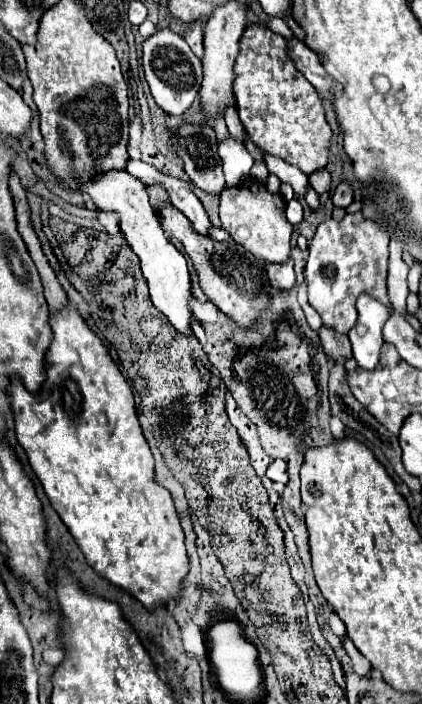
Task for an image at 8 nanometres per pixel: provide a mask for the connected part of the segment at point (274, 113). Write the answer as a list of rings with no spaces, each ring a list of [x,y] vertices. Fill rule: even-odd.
[[[249,25],[245,29],[245,35],[241,37],[241,51],[237,57],[235,73],[237,73],[237,113],[239,119],[249,135],[249,139],[265,153],[275,155],[289,165],[297,165],[305,175],[311,175],[327,165],[329,159],[329,147],[331,147],[331,127],[325,119],[323,103],[317,97],[317,91],[313,85],[303,77],[301,71],[297,71],[293,59],[289,57],[287,41],[273,33],[265,25]]]

